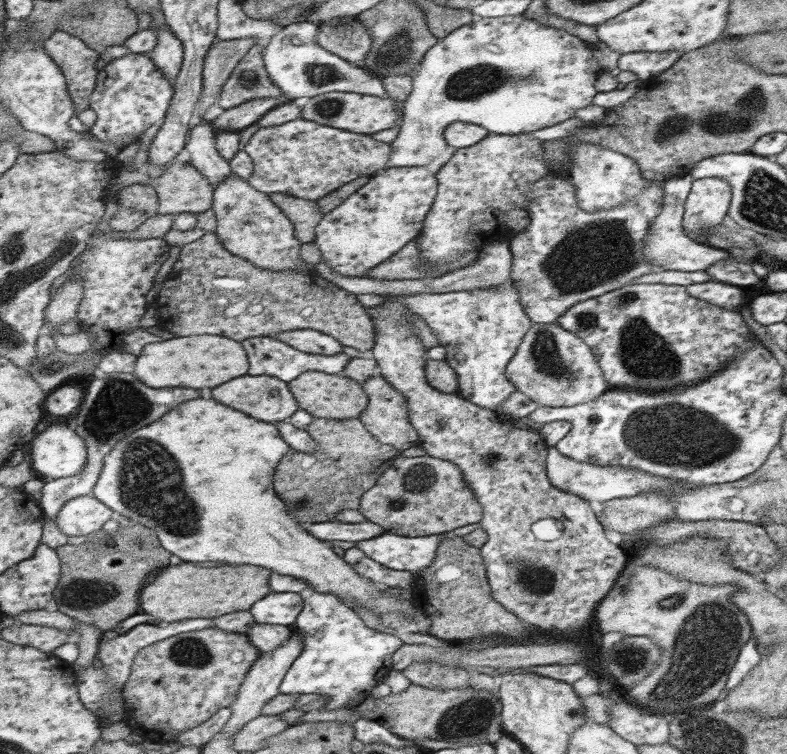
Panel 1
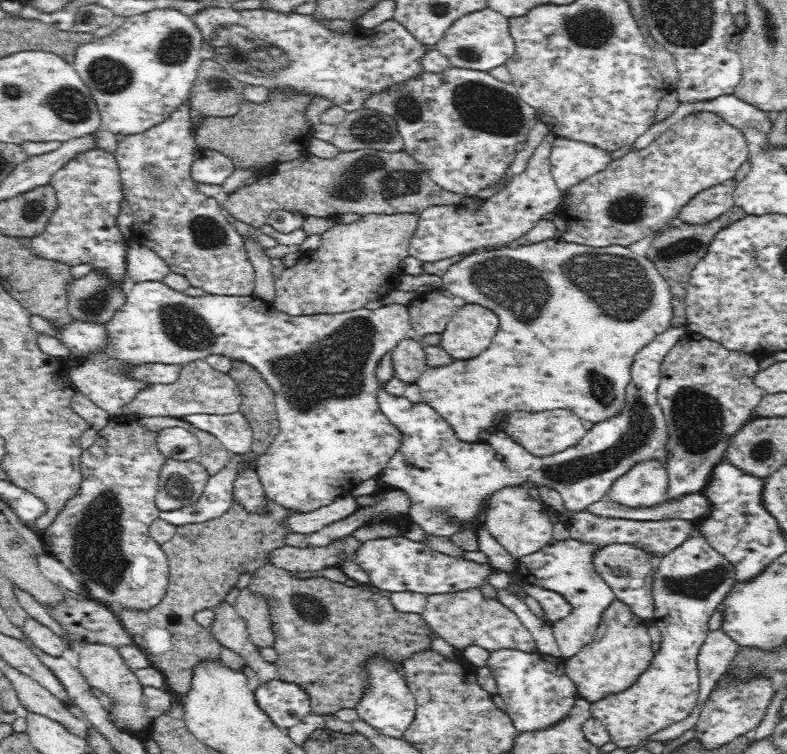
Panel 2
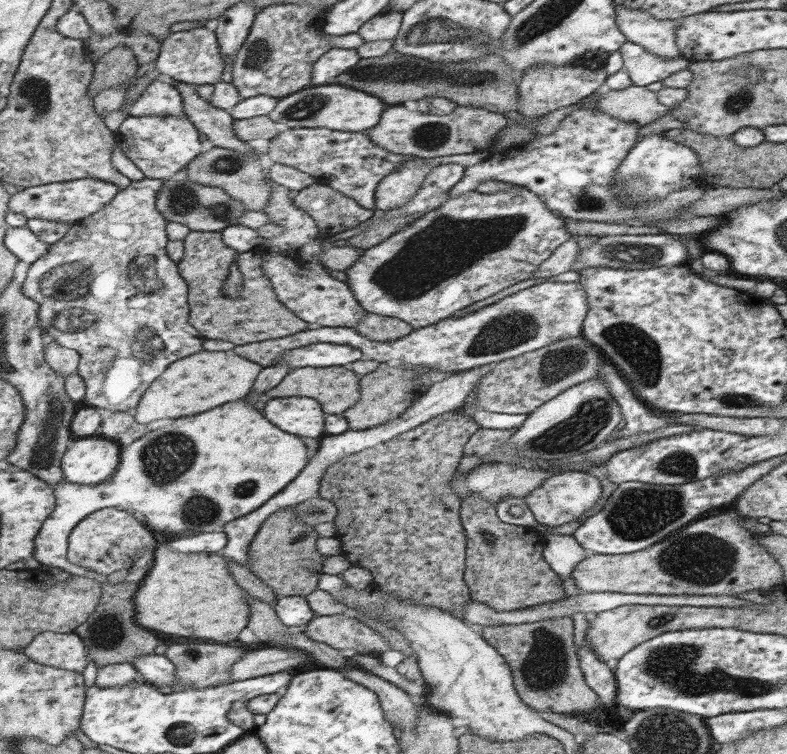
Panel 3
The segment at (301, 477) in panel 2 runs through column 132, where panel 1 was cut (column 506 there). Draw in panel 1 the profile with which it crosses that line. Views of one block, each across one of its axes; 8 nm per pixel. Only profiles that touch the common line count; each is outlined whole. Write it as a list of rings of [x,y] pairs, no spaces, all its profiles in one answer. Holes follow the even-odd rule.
[[[505,283],[470,291],[403,296],[358,294],[356,298],[364,308],[385,302],[403,304],[422,319],[446,350],[444,362],[455,370],[457,395],[463,400],[493,411],[515,392],[513,383],[505,375],[506,366],[532,326],[515,285]]]

